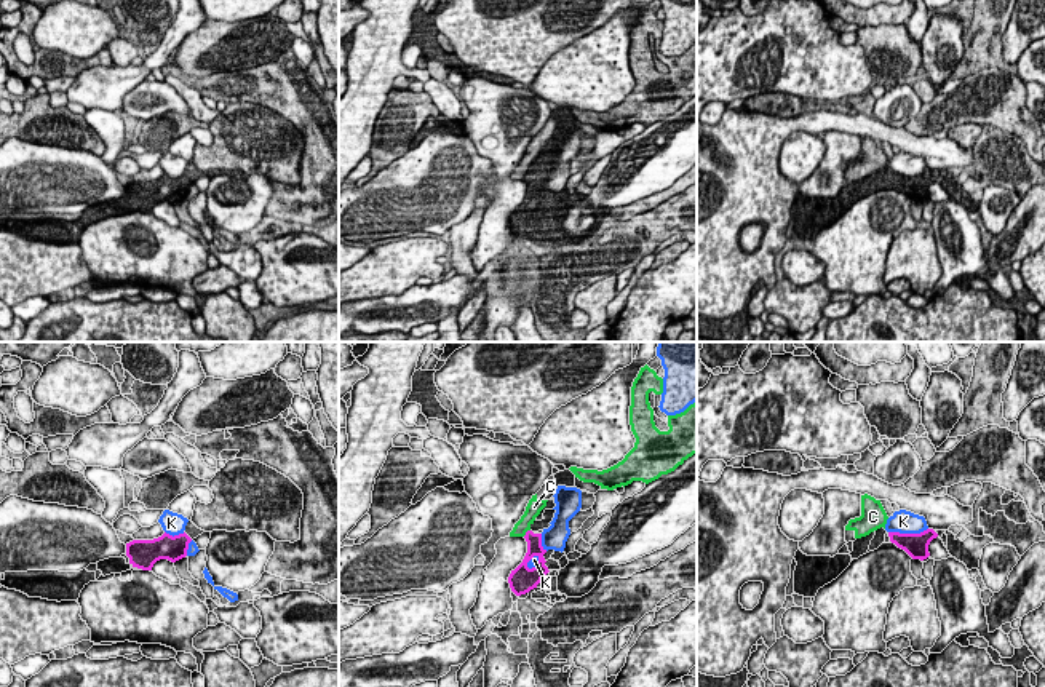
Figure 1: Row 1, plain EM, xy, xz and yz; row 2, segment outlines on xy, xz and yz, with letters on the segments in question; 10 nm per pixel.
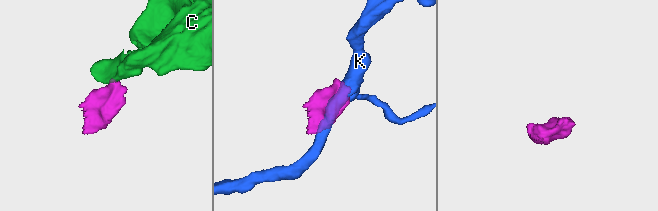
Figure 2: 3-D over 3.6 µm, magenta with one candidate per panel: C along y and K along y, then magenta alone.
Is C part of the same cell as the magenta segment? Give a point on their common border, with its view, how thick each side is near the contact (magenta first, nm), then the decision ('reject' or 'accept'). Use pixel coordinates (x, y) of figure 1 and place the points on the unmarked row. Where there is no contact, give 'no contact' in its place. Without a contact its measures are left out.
contact xz (526, 174); calibres 160 and 160 nm; reject

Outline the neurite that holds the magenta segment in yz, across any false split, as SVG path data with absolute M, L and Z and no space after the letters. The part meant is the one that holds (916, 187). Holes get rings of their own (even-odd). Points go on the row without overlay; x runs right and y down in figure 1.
M927 171L920 176L900 176L888 174L890 184L904 192L912 201L927 201L930 198L928 187L938 176L933 171Z

